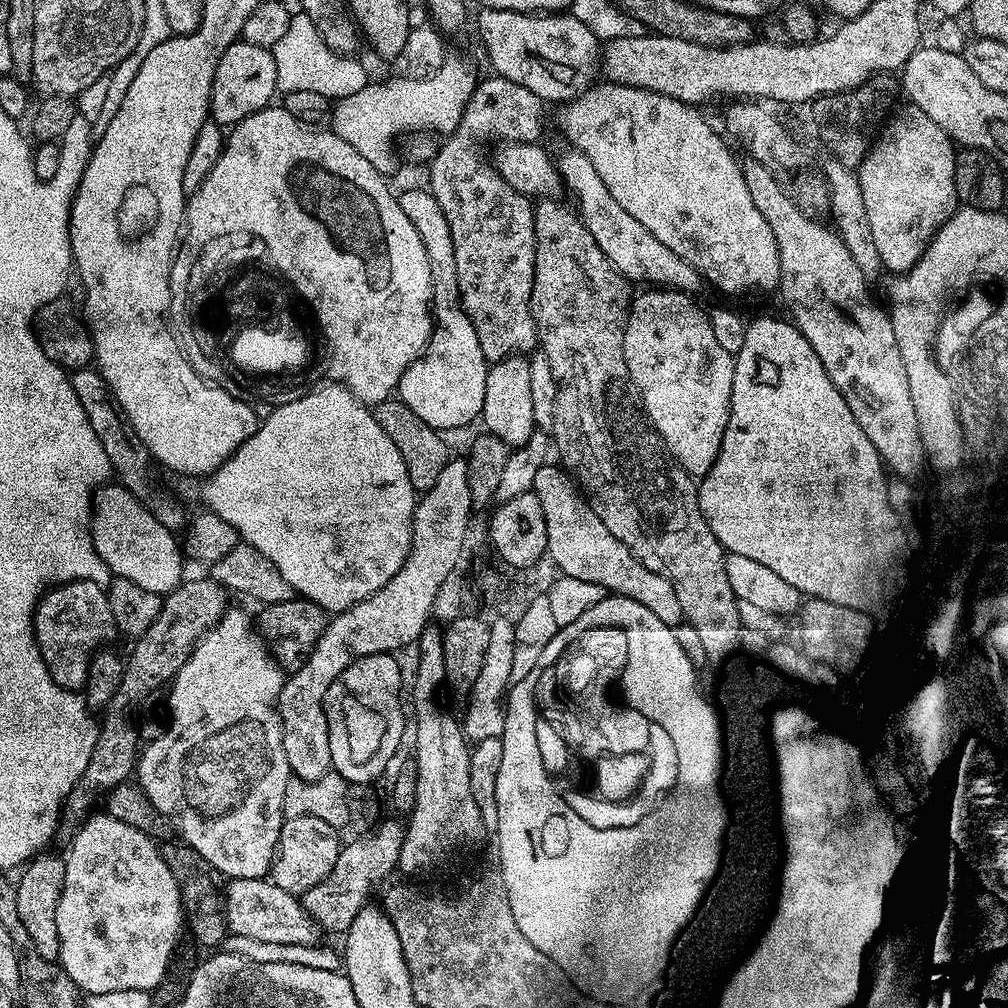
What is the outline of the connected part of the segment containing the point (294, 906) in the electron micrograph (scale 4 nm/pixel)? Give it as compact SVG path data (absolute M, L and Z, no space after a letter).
M268 878L229 879L227 884L226 928L231 935L249 936L258 942L317 943L318 926L293 893L282 890Z

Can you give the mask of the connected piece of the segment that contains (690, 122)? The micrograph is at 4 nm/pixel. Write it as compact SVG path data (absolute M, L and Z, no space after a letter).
M596 82L579 96L568 100L561 108L564 109L557 114L556 120L560 123L565 138L572 143L569 145L575 151L582 153L588 159L590 166L594 166L594 170L598 172L598 178L602 178L602 182L606 184L606 190L610 190L614 202L618 202L618 206L622 206L622 210L626 210L630 218L638 218L638 222L642 222L642 226L646 226L646 230L650 230L650 234L654 234L654 238L658 238L662 246L670 246L670 250L674 250L678 258L682 258L684 262L690 262L690 266L694 266L707 283L709 280L724 292L746 292L750 288L757 288L758 291L764 292L767 288L775 289L779 285L780 259L778 258L778 246L774 242L774 234L771 233L766 218L762 218L758 206L754 206L754 198L750 198L750 190L746 190L743 167L738 160L736 164L731 150L720 141L719 134L704 121L699 107L684 104L666 94L658 94L645 88L611 82Z

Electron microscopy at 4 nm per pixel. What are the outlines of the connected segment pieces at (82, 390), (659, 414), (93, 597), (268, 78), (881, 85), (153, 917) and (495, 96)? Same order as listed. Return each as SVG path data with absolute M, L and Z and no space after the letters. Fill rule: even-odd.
M92 366L75 369L70 379L74 386L74 394L78 394L82 402L82 410L86 410L86 418L90 426L94 426L94 434L98 434L98 442L102 442L102 450L106 450L106 458L110 458L115 479L131 490L150 510L150 514L158 518L162 526L173 530L183 529L186 524L183 506L174 497L167 496L164 492L155 492L148 485L152 480L153 458L142 442L142 438L138 438L138 434L132 428L132 423L126 418L122 406L116 401L112 391L108 389L108 383Z
M644 291L648 292L631 301L622 325L628 378L633 389L640 388L643 415L668 455L685 472L699 478L720 449L728 421L734 356L714 339L708 312L695 304L689 293Z
M72 580L49 588L36 606L34 627L36 644L48 671L57 684L73 690L83 689L88 677L88 662L97 649L118 636L107 591L89 580Z
M242 38L237 40L218 58L218 70L214 70L211 119L221 126L235 126L250 118L250 114L269 107L273 103L272 95L278 92L276 78L271 48L254 46Z
M877 74L850 91L820 96L811 101L808 110L819 140L829 151L828 154L847 168L857 169L871 147L892 98L896 92L898 94L897 83L892 80L891 75Z
M89 815L71 833L72 845L64 856L64 885L56 911L60 943L58 963L81 993L88 996L110 990L152 992L162 982L172 954L177 951L180 924L182 928L186 920L180 907L178 882L149 833L126 826L126 822L118 822L113 816L96 815Z
M495 74L481 79L476 89L470 94L464 112L460 116L459 131L473 132L478 139L497 136L500 142L527 140L536 142L540 137L540 119L544 116L545 101L540 100L526 86L518 86L518 82L510 82L510 78L502 78Z

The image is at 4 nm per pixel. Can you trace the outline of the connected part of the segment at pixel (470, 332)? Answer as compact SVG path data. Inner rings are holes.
M424 186L408 188L404 193L401 191L398 199L406 218L410 218L414 230L418 230L418 238L422 238L426 258L430 260L434 321L432 337L420 359L402 374L398 398L430 427L460 430L463 424L483 413L490 364L482 354L482 346L478 346L478 334L474 334L474 326L460 302L458 268L454 266L453 242L442 206L438 206L431 191Z

